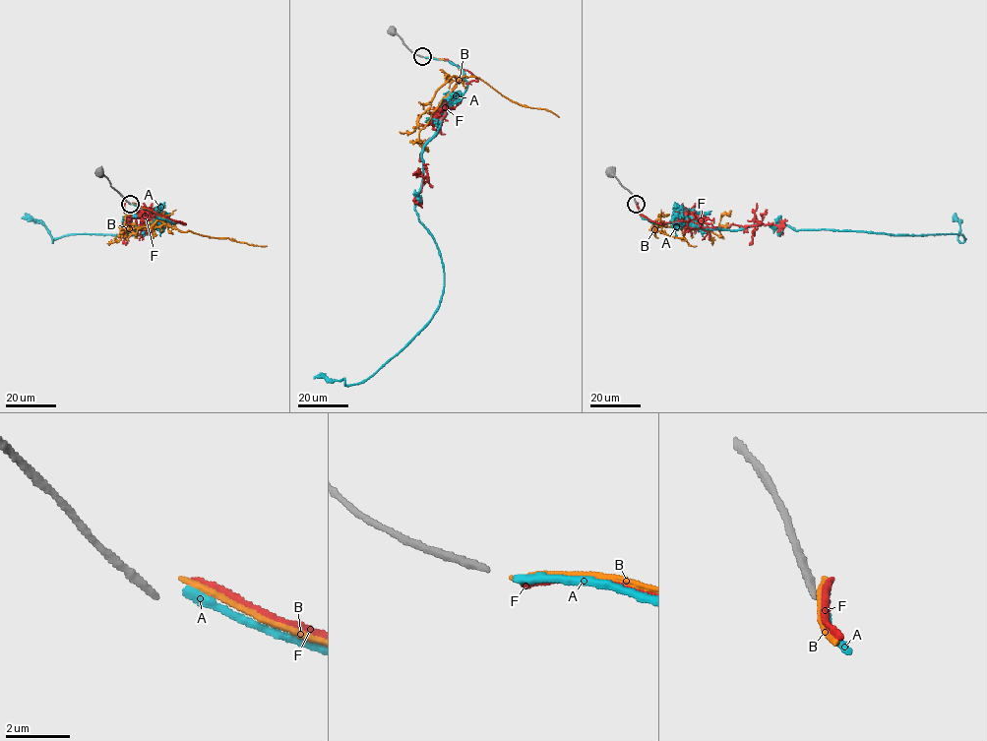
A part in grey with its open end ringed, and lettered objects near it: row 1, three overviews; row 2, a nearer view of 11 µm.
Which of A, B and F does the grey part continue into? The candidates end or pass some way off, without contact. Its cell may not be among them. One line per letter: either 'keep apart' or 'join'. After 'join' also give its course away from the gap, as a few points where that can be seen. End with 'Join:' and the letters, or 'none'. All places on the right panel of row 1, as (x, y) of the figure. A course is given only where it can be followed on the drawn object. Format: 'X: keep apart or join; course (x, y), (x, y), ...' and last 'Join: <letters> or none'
A: keep apart
B: keep apart
F: keep apart
Join: none

